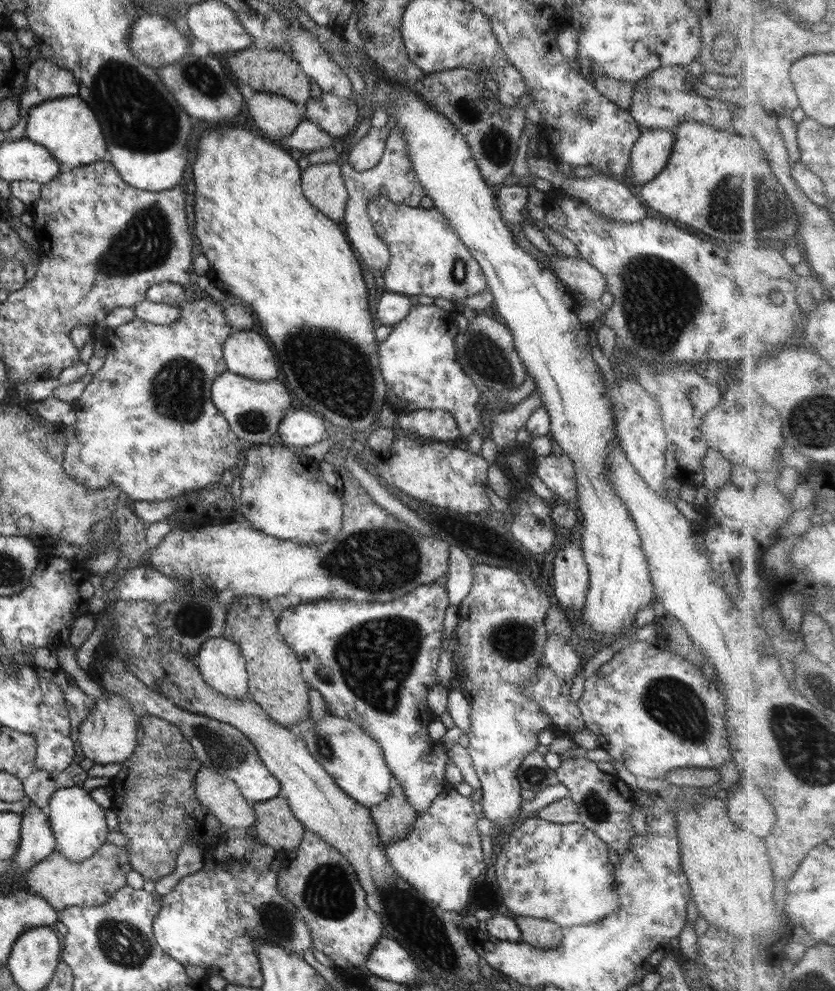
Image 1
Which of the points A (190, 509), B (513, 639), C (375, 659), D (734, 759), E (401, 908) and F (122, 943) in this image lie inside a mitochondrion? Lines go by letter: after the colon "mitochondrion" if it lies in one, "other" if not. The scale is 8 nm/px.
A: other
B: mitochondrion
C: mitochondrion
D: other
E: mitochondrion
F: mitochondrion

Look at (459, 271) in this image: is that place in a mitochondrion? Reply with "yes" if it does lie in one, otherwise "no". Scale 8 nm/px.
yes

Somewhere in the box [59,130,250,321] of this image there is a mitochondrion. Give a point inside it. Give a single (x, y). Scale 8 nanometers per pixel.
(146, 241)

